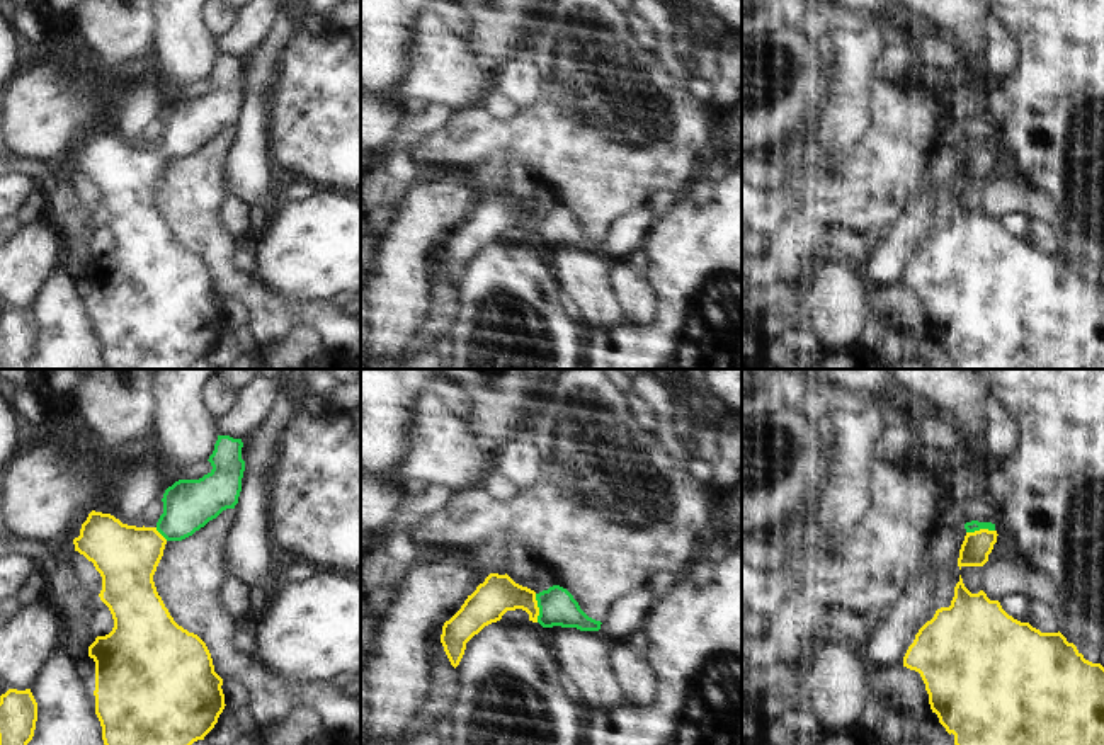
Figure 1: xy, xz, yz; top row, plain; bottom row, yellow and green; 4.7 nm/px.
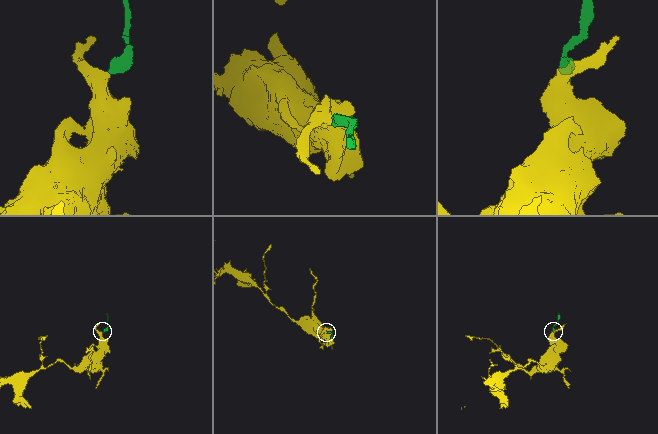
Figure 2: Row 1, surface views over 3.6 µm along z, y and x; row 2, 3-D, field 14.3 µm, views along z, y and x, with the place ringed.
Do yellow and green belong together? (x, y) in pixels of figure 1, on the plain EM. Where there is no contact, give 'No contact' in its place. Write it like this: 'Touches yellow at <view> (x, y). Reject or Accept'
Touches yellow at xz (538, 227). Accept.

